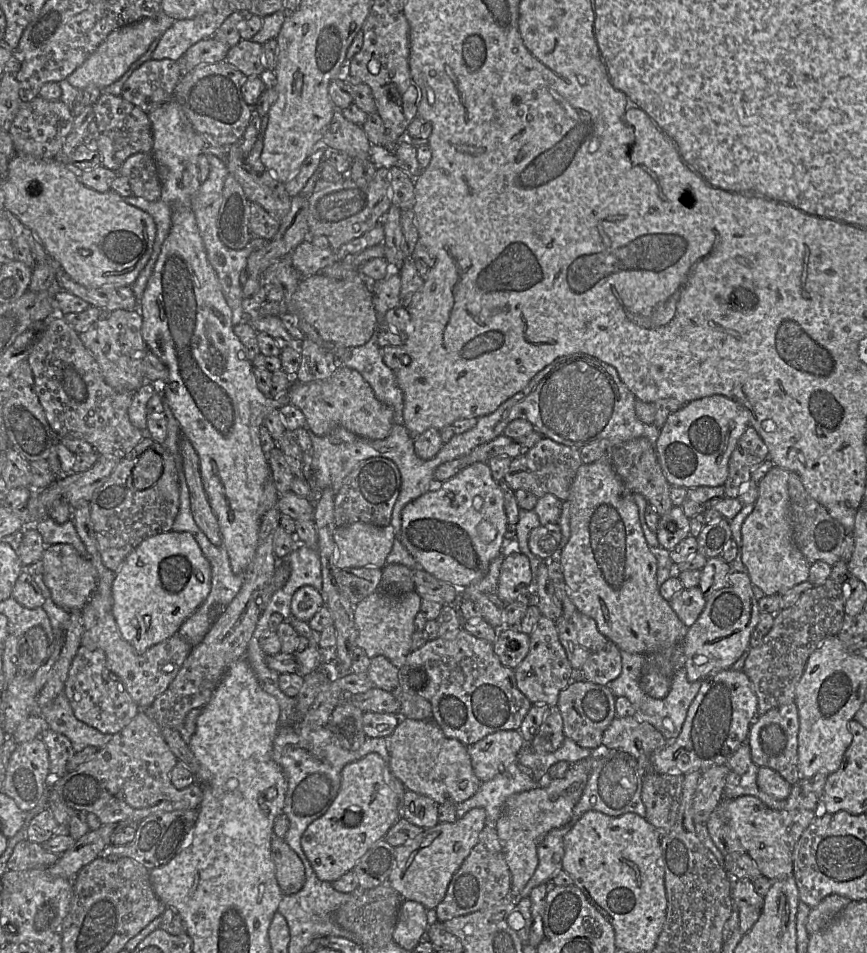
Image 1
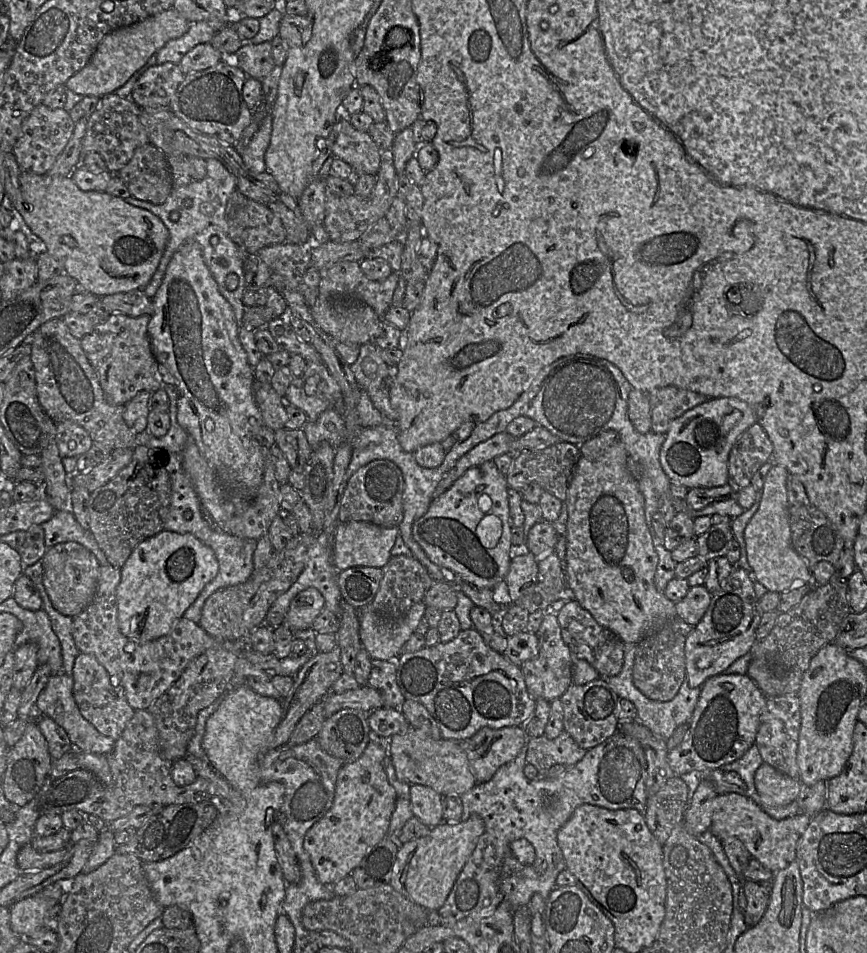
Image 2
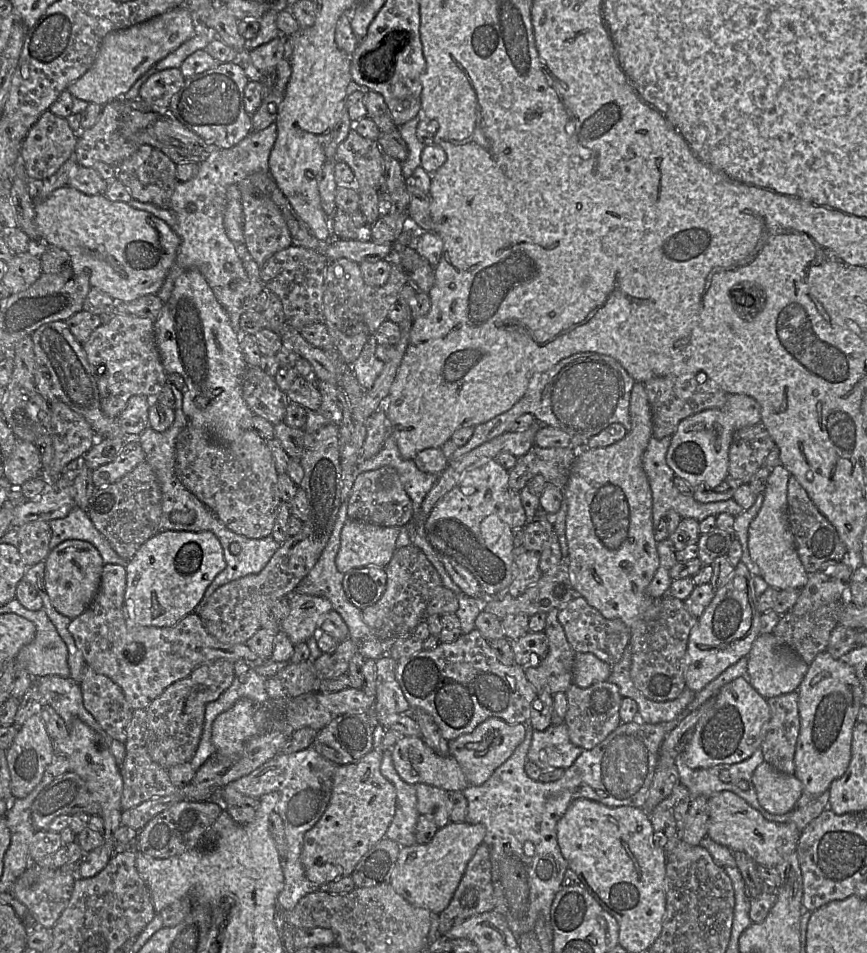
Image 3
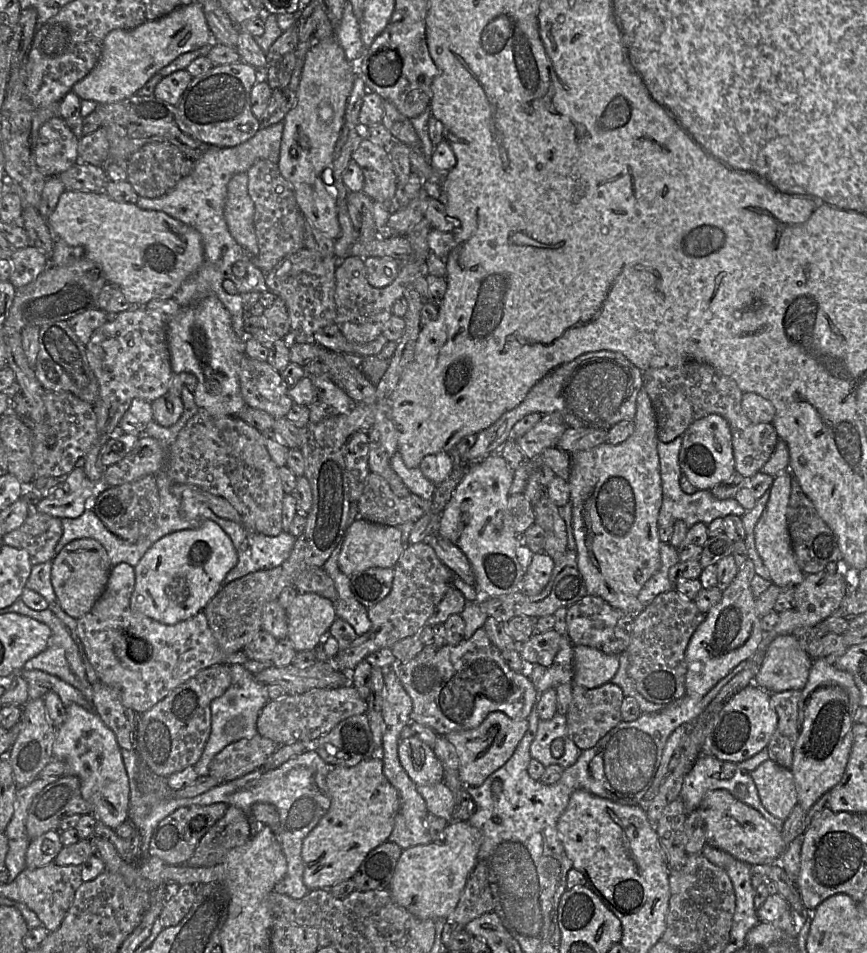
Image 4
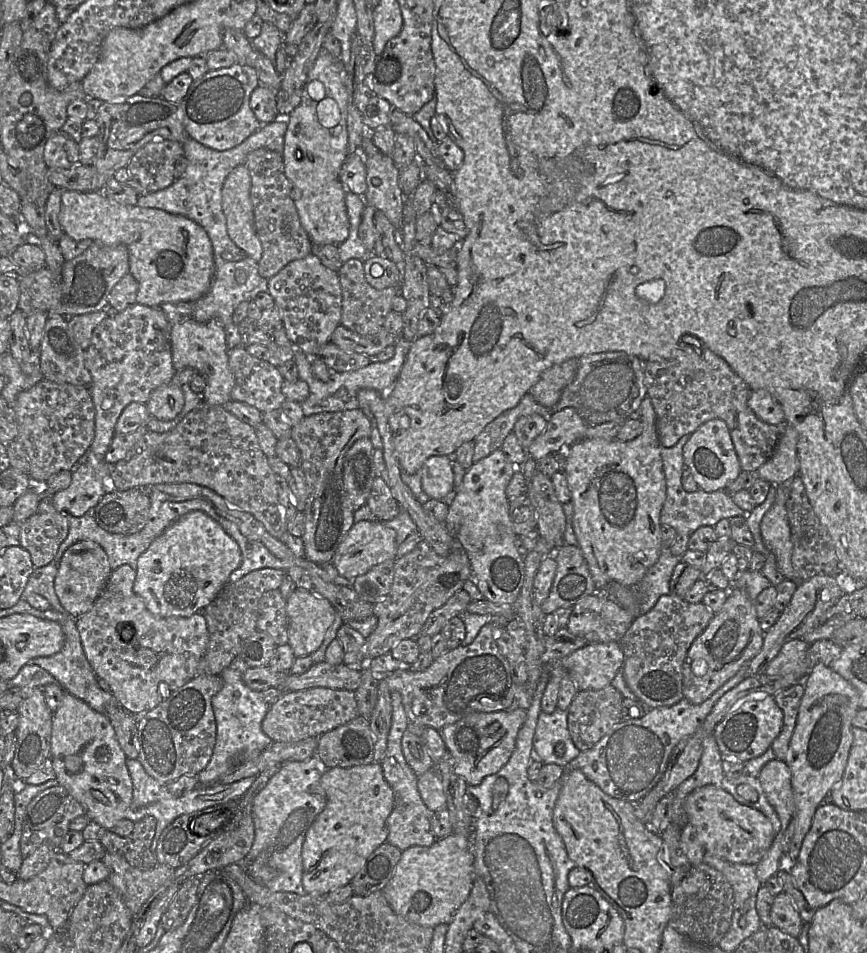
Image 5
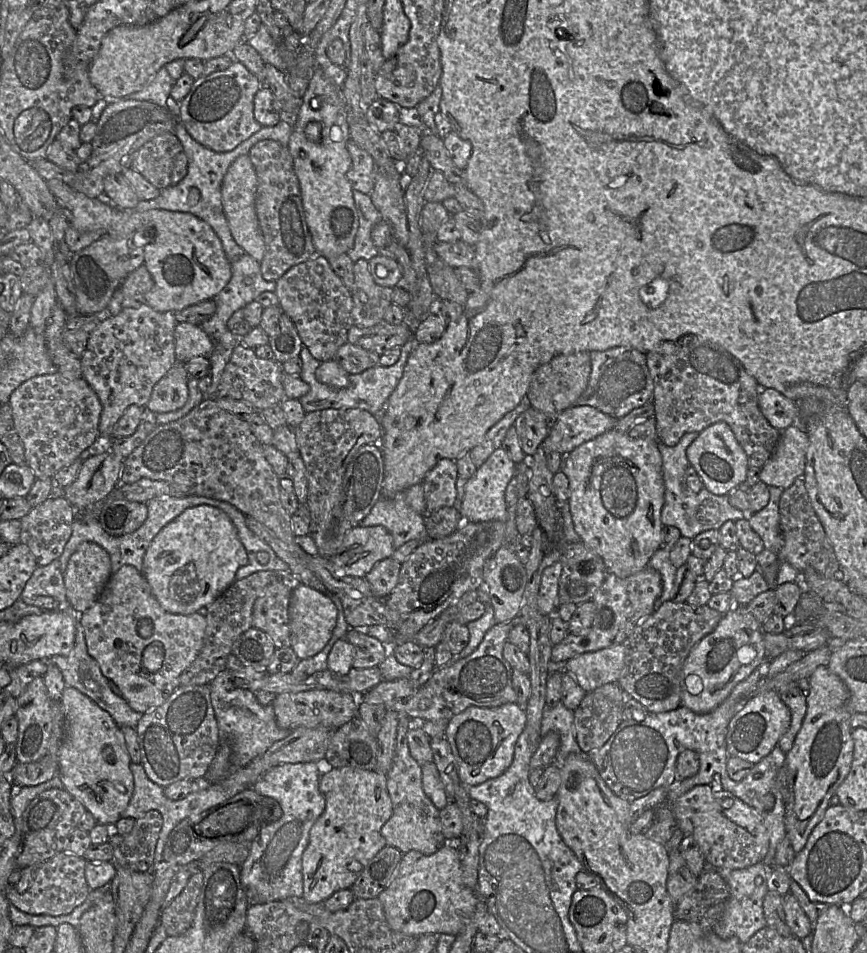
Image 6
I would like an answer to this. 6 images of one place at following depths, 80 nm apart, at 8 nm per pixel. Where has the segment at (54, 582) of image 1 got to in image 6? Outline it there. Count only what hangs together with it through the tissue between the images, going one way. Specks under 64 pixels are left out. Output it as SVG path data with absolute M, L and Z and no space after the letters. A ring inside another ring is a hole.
M83 542L70 556L63 572L66 600L78 614L97 600L112 575L107 552L92 542Z

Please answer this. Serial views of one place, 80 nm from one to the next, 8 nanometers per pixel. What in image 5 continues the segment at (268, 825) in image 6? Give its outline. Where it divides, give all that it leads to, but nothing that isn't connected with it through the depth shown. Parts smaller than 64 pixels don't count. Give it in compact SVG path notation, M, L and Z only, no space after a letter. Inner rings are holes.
M316 755L304 761L286 762L252 800L255 838L244 864L260 854L267 854L268 864L276 871L274 878L265 884L272 892L307 894L302 885L302 845L308 829L326 805L326 794L321 786L325 769Z

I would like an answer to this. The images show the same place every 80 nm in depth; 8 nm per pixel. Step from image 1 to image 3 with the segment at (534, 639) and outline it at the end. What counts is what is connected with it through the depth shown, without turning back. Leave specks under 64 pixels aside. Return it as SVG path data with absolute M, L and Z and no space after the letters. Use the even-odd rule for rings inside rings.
M559 609L547 613L544 633L548 639L548 652L537 666L524 668L525 676L538 694L566 693L573 684L575 651L567 641L558 620Z

